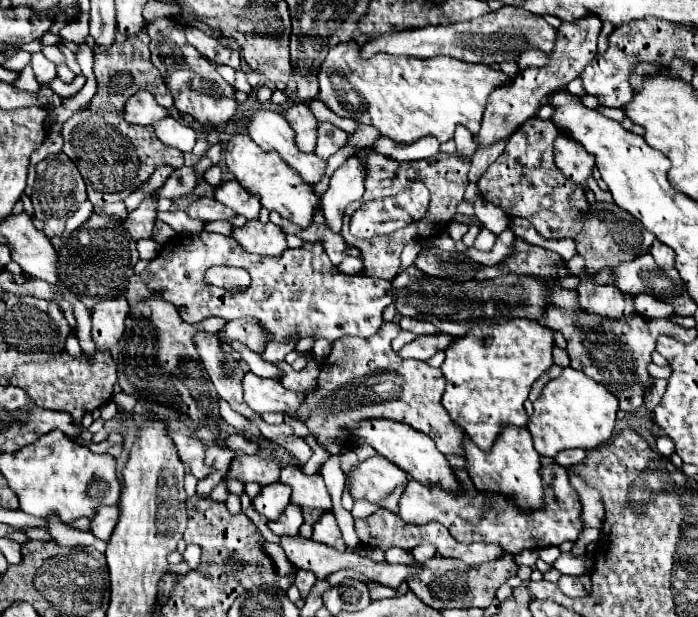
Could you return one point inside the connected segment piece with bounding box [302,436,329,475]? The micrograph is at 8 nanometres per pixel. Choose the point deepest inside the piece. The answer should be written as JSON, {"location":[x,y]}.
{"location":[320,456]}

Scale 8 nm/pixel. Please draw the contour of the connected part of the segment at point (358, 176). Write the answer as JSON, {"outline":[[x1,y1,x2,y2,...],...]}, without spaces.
{"outline":[[350,156,330,178,330,188,322,194,322,214,326,218,326,224,340,232,342,228,342,216,350,202,362,200,364,194,364,178,366,178,366,166,360,162,360,156]]}

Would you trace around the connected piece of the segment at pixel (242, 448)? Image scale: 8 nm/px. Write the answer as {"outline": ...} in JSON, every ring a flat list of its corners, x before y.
{"outline":[[232,434,224,440,224,446,230,448,232,452,244,452,244,454,258,454,260,446,248,438,244,438,242,434]]}

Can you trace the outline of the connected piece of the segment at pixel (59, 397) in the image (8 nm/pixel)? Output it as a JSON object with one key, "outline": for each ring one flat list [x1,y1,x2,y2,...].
{"outline":[[66,350,62,354,56,354,48,362,32,362,32,364,20,364,10,376,10,386,22,388,40,408,48,410,60,410,68,412,72,420,80,426,82,416,86,412,92,412,100,404,106,404,112,400,114,384,116,384,116,364,112,360,110,350,98,350,94,352,92,360,84,358,72,358]]}

